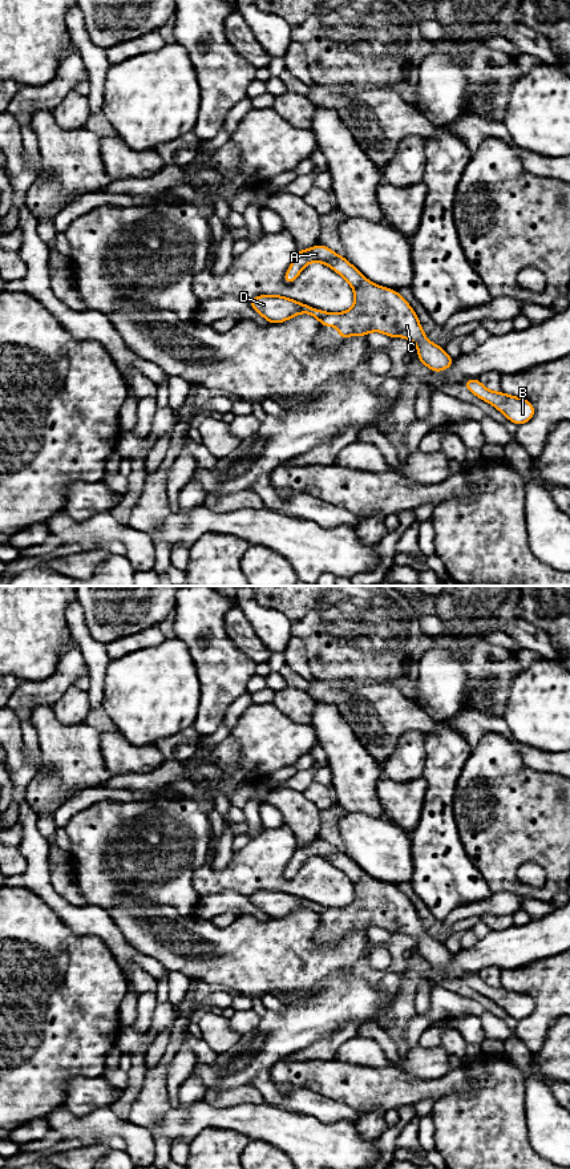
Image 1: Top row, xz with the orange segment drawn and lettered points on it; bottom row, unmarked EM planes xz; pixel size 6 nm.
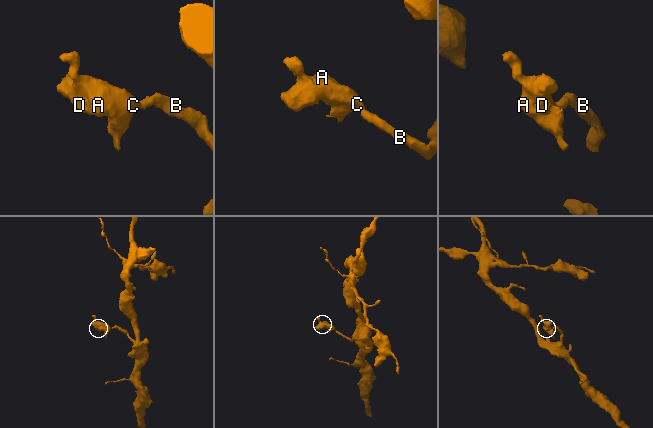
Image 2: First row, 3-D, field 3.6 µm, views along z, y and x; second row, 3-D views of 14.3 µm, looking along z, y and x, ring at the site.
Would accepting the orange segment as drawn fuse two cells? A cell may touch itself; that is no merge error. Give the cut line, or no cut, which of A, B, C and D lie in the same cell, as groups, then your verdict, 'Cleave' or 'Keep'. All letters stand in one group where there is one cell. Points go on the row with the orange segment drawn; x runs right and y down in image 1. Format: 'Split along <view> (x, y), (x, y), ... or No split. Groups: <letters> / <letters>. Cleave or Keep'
No split. Groups: A B C D. Keep

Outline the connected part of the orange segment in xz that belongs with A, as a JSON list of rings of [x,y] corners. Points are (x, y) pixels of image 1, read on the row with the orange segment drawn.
[[[316,244],[310,250],[298,250],[283,276],[284,284],[292,284],[311,262],[331,267],[349,283],[355,292],[355,304],[348,311],[324,312],[282,295],[255,296],[248,302],[250,307],[270,324],[283,323],[299,314],[310,314],[320,321],[320,325],[336,327],[341,341],[351,335],[367,337],[371,331],[381,332],[392,339],[405,337],[419,345],[419,360],[432,372],[446,371],[456,361],[445,353],[442,347],[427,340],[416,312],[397,291],[369,282],[344,256],[339,256],[323,244]]]

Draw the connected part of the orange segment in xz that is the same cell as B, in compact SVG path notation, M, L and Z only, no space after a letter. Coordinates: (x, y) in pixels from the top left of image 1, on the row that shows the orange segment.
M480 379L465 380L462 385L478 399L492 404L516 425L526 424L534 416L534 405L523 397L489 391L481 384Z

